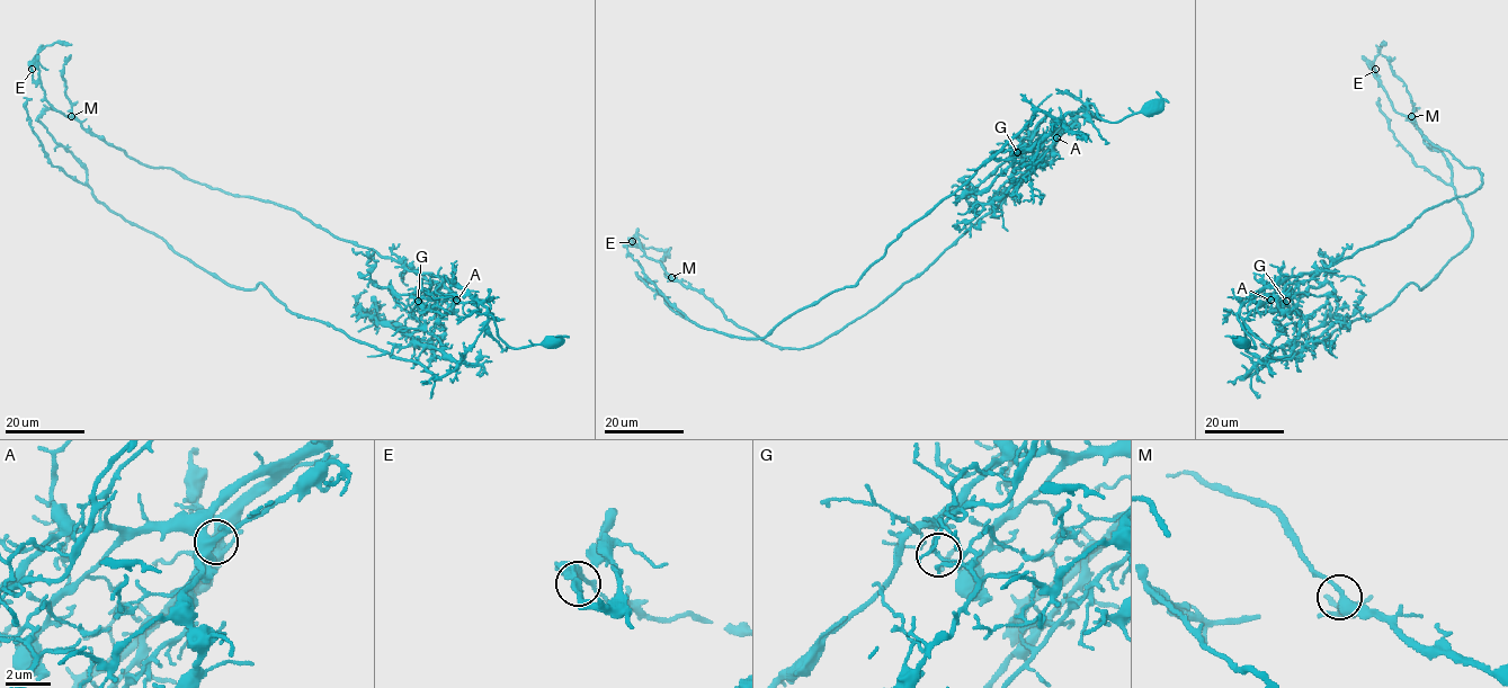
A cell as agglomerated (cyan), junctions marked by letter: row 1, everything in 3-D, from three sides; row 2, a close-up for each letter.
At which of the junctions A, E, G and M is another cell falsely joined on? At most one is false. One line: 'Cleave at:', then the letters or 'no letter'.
Cleave at: G

